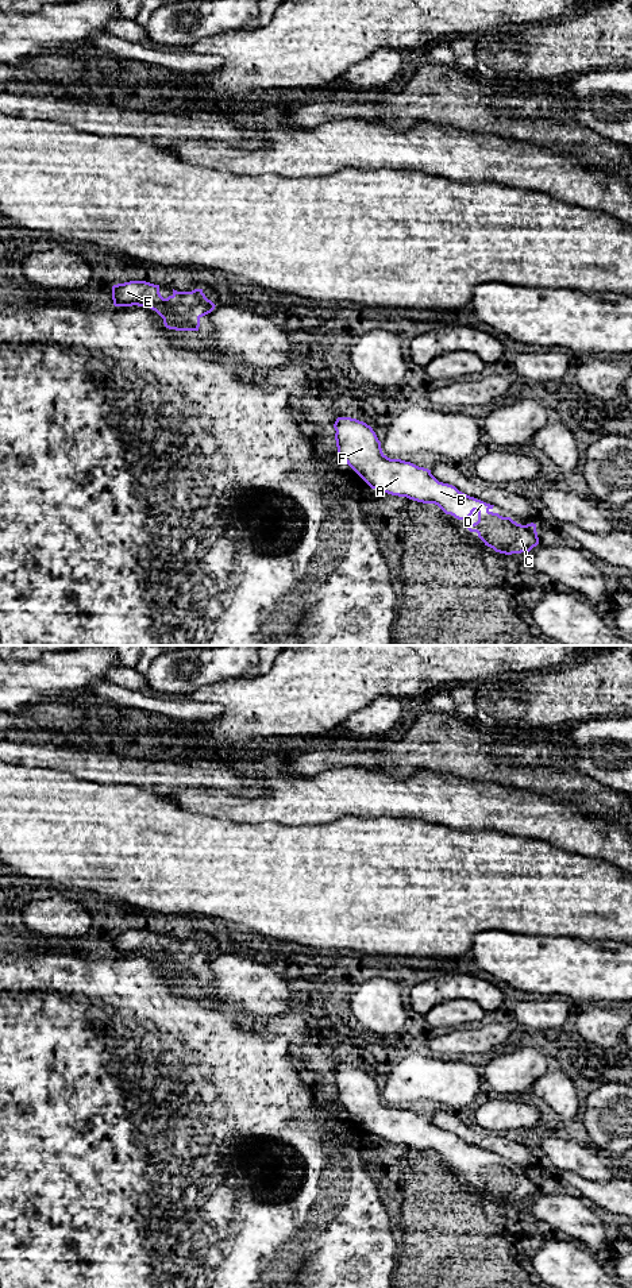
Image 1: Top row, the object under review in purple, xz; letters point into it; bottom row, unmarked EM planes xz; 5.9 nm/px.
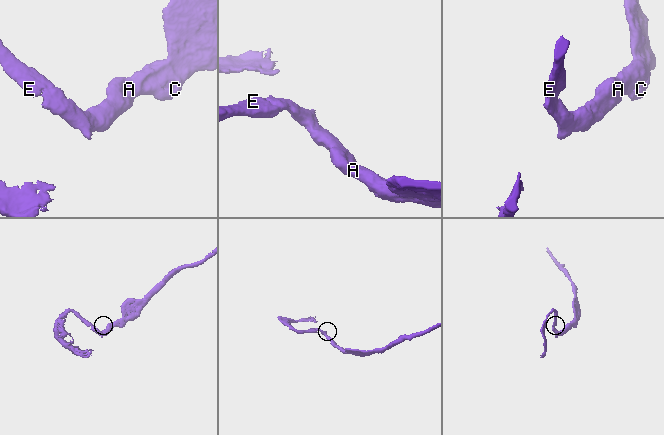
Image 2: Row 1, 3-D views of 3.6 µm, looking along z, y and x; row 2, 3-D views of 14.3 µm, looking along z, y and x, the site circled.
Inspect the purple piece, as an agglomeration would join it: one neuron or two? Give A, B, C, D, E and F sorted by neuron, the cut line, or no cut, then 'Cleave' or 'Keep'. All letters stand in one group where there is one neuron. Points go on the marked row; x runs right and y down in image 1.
Groups: A B C D E F. No split. Keep

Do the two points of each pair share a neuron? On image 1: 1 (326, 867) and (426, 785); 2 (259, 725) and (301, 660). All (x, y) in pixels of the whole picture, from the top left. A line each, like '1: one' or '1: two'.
1: two
2: one

